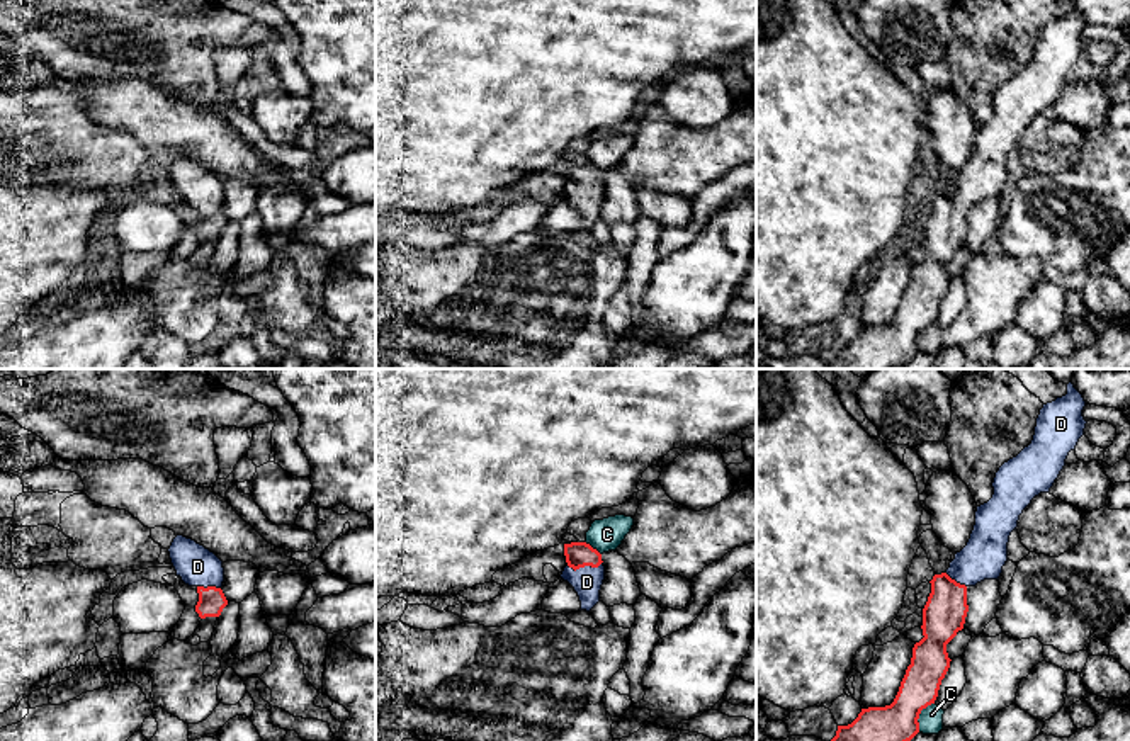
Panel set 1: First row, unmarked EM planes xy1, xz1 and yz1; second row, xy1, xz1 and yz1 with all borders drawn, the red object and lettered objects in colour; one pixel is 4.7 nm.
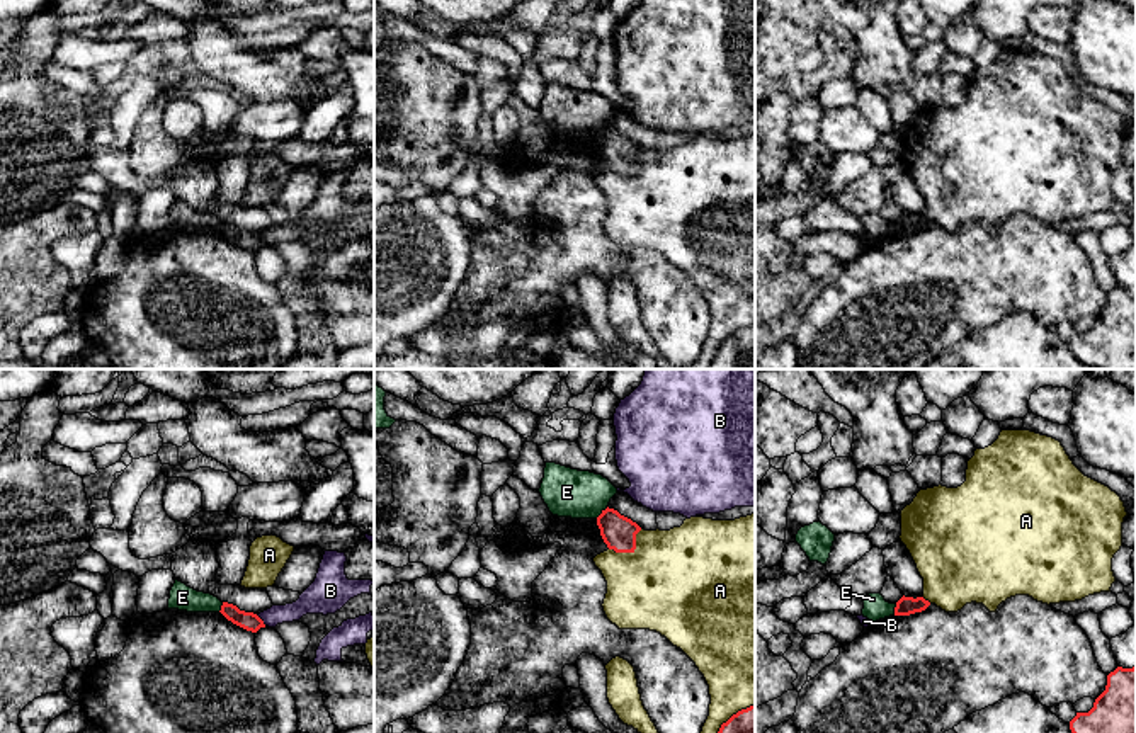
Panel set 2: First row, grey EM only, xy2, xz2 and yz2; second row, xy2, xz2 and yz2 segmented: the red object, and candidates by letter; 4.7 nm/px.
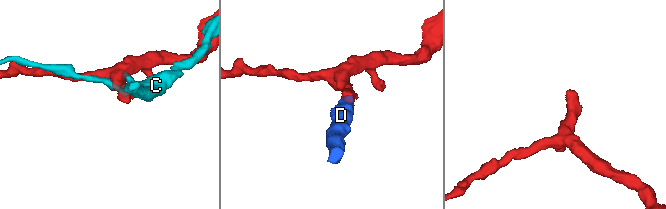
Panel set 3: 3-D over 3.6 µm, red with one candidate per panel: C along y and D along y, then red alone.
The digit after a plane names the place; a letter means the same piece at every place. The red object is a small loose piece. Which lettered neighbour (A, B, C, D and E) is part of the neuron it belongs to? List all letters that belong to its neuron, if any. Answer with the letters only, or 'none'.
D

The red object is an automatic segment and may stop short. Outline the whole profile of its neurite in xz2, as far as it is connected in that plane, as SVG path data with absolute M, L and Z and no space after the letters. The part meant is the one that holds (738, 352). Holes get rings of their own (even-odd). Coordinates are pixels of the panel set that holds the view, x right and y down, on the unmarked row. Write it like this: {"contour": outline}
{"contour": "M755 323L723 342L709 369L755 369Z"}

